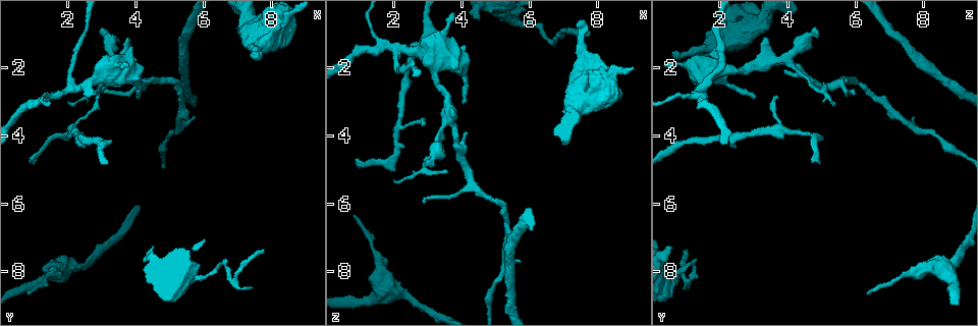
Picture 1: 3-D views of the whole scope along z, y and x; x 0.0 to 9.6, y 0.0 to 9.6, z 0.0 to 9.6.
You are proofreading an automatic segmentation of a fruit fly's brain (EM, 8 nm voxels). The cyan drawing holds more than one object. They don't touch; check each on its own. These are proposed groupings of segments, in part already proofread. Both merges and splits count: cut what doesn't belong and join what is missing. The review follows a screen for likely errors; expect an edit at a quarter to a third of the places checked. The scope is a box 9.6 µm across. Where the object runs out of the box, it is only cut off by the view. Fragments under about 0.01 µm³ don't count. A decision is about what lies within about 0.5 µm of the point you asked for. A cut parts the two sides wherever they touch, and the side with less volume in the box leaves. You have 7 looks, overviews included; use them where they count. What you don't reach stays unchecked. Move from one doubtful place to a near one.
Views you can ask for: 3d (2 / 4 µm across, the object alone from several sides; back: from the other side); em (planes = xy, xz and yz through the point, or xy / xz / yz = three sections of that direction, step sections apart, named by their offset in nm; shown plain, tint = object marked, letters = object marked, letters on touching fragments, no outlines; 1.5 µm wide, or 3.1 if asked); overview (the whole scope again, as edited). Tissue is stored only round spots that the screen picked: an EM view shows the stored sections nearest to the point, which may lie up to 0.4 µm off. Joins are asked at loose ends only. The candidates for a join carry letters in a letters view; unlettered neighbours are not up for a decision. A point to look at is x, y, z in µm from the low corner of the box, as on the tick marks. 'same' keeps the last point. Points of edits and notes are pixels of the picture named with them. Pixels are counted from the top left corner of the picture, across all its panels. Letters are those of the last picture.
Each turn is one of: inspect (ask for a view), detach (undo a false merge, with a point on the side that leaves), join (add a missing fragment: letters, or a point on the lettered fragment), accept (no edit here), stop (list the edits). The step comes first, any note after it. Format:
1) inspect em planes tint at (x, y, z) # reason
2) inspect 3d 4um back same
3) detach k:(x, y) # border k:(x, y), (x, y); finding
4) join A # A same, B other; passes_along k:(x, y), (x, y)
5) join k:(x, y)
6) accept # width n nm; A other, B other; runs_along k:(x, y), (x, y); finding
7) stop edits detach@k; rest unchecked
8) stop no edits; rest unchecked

inspect 3d 4um at (5.80, 3.45, 7.70) # thin end

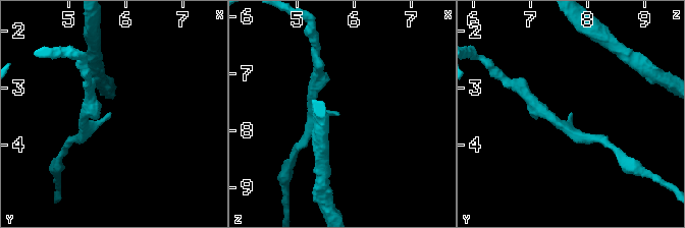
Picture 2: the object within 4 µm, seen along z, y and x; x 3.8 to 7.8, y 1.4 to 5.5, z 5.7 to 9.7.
inspect em planes tint at (5.75, 3.40, 7.70) # arm_widths 190, 200 nm

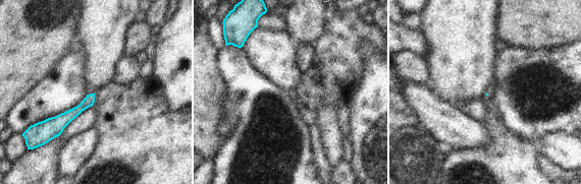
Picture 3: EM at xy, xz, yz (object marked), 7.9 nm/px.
inspect em planes letters same # what lies round it

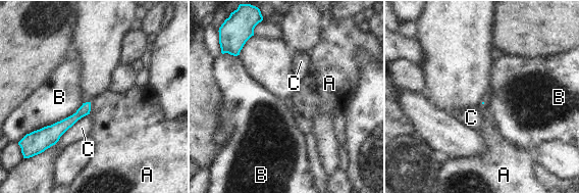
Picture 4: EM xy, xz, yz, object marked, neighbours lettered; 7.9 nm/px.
accept # longest_contact B 500 nm; A other, B other, C other; runs_along 4:(88, 104), (53, 133), (41, 133); no lettered fragment goes on from it

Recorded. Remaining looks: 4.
inspect em planes tint at (2.35, 2.60, 1.50) # calibre changes

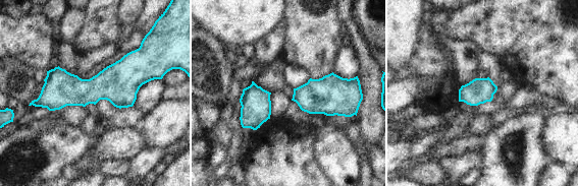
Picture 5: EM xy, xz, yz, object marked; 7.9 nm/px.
inspect em planes letters same

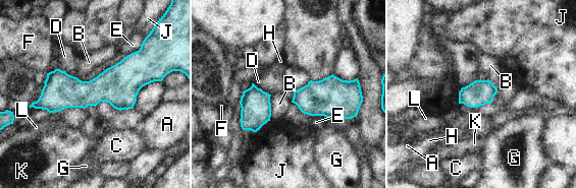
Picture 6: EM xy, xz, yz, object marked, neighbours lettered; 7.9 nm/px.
accept # width 50 nm; A other, B other, C other, D other, E other, F other, G other, H other, J other, K other, L other; all the same neuron

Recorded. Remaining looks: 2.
stop no edits; rest unchecked

